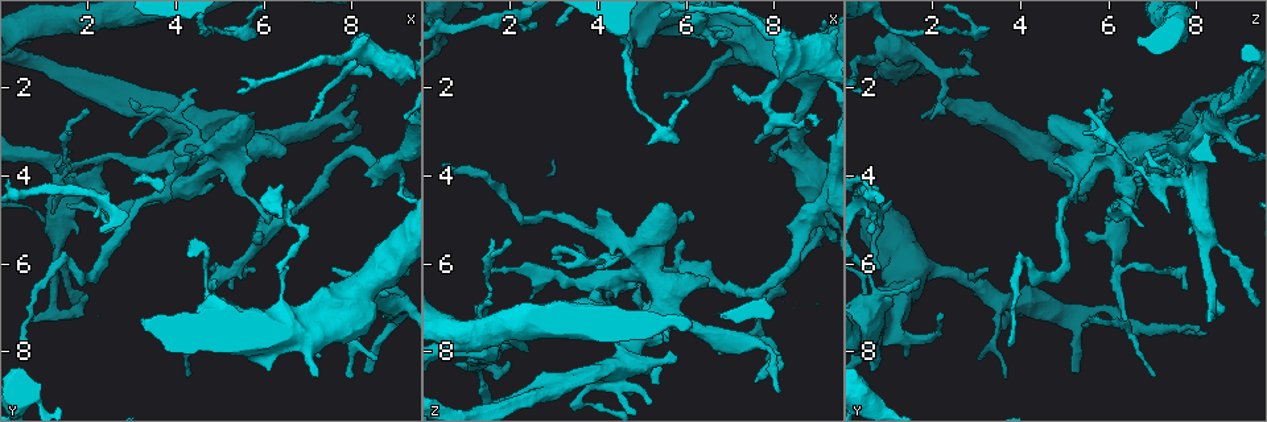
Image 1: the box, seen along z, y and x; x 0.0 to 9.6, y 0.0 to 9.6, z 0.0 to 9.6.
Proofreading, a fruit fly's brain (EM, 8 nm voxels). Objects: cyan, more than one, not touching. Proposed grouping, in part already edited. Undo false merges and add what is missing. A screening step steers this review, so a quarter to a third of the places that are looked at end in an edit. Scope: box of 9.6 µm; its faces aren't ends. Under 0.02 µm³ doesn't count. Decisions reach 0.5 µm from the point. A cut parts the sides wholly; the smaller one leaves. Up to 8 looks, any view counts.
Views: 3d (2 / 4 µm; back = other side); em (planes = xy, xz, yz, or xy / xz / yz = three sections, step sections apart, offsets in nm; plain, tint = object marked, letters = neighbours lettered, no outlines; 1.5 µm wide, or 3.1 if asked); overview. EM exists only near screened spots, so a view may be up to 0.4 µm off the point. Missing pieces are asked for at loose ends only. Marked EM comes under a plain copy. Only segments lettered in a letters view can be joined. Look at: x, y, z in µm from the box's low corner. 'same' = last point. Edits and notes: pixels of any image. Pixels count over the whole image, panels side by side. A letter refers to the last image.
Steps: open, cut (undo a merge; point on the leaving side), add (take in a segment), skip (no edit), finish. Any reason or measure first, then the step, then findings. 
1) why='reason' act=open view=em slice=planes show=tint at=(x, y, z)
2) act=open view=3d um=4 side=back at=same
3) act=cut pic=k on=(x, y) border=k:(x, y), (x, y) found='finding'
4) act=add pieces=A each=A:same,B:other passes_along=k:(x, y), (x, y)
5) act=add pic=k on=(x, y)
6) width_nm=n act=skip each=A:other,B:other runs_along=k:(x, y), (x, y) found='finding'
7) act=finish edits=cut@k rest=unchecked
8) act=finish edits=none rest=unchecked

why='stops while still wide' act=open view=em slice=planes show=letters at=(5.95, 5.25, 5.50)

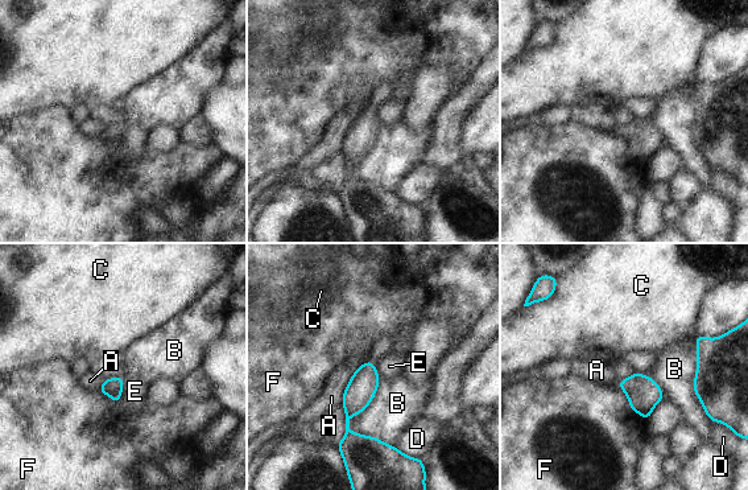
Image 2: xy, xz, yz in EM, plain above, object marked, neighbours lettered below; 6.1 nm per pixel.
act=skip each=A:other,B:other,C:other,D:other,E:other,F:other runs_along=2:(370, 365), (347, 419), (348, 432), (367, 448) found='none of them fits'

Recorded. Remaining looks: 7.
why='sharp bend' act=open view=em slice=planes show=letters at=(4.65, 6.35, 0.60)

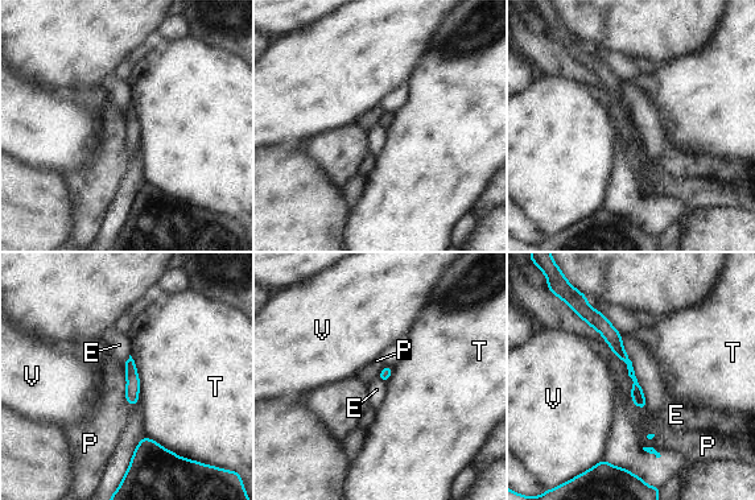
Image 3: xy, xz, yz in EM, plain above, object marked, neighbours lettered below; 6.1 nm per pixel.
act=skip each=E:other,P:other,T:other,V:other found='one neuron here'

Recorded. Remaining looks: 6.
act=open view=3d um=4 at=(8.15, 7.15, 3.50)

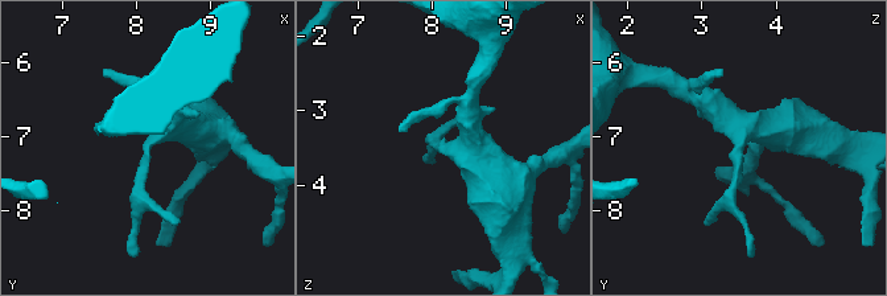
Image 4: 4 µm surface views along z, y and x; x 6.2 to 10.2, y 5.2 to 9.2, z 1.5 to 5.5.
arms=3 arm_widths_nm=160,320,460 act=open view=em slice=xy step=8 show=tint at=(8.15, 7.15, 3.50)

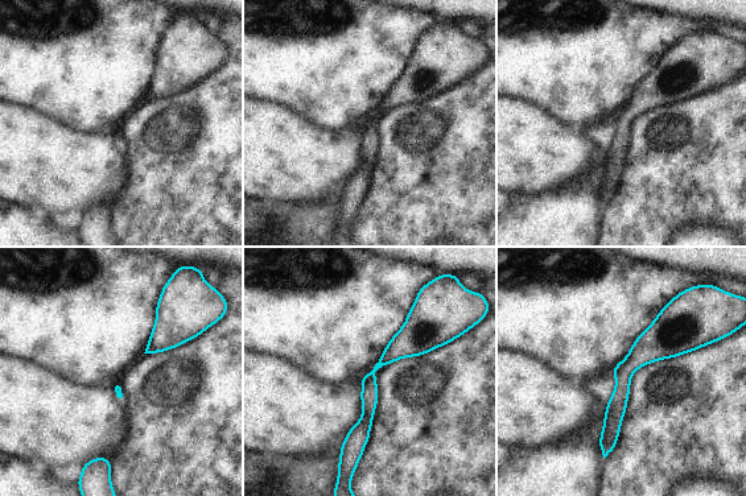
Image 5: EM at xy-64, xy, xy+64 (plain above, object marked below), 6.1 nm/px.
why='cut it another way' act=open view=em slice=planes show=letters at=same

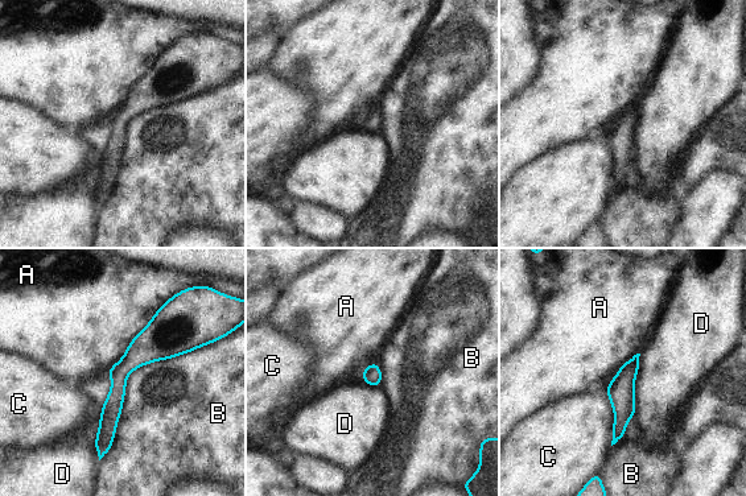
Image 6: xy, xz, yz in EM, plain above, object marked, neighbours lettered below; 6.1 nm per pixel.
width_nm=110 act=skip each=A:other,B:other,C:other,D:other found='all the same neuron'

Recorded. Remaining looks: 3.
act=finish edits=none rest=unchecked

